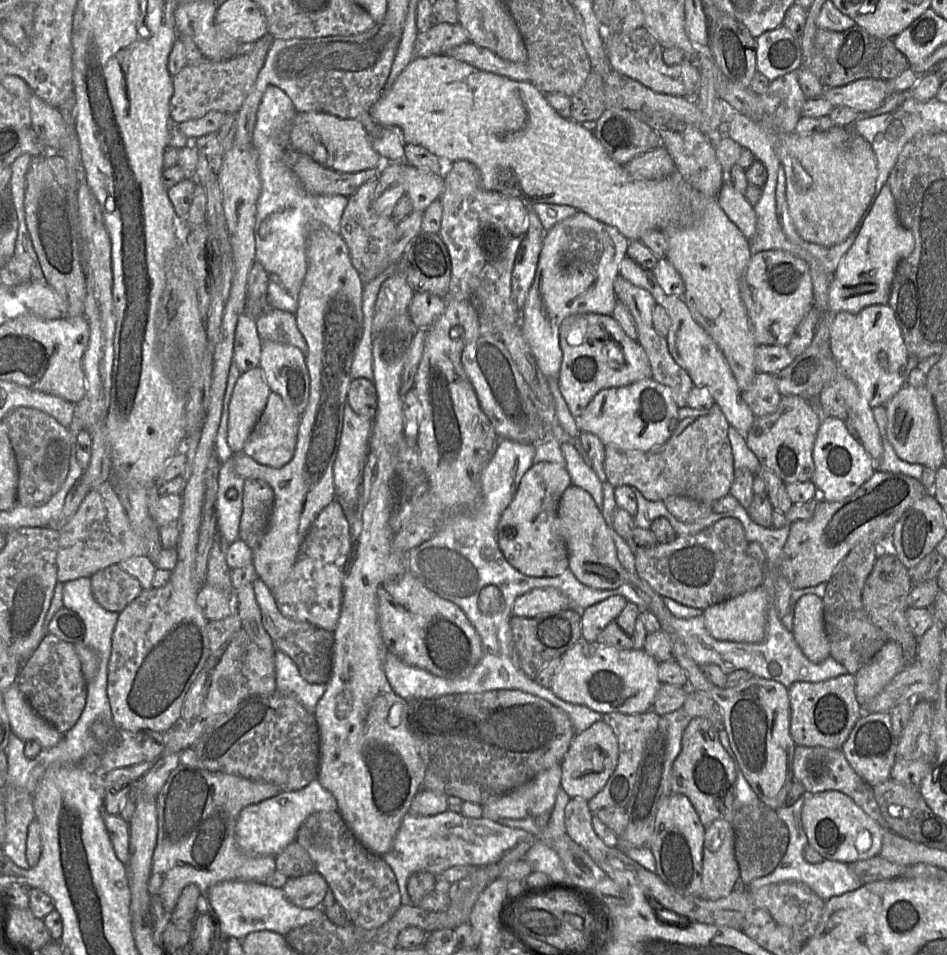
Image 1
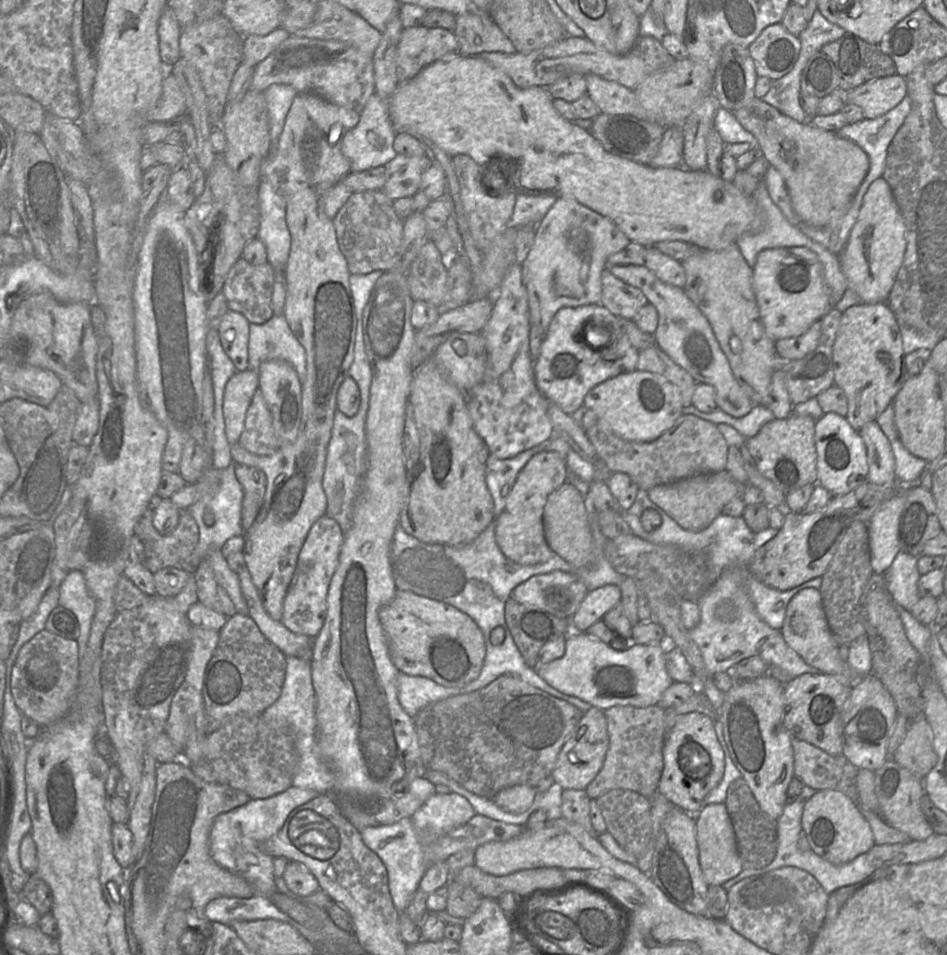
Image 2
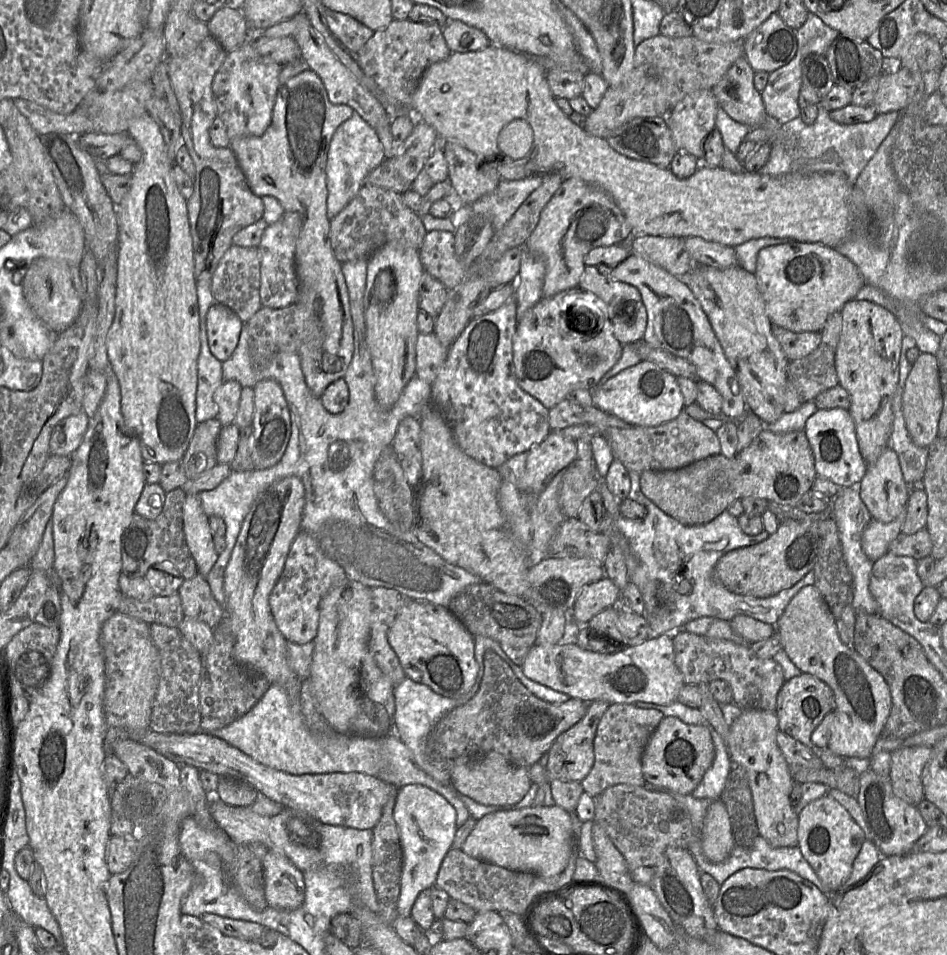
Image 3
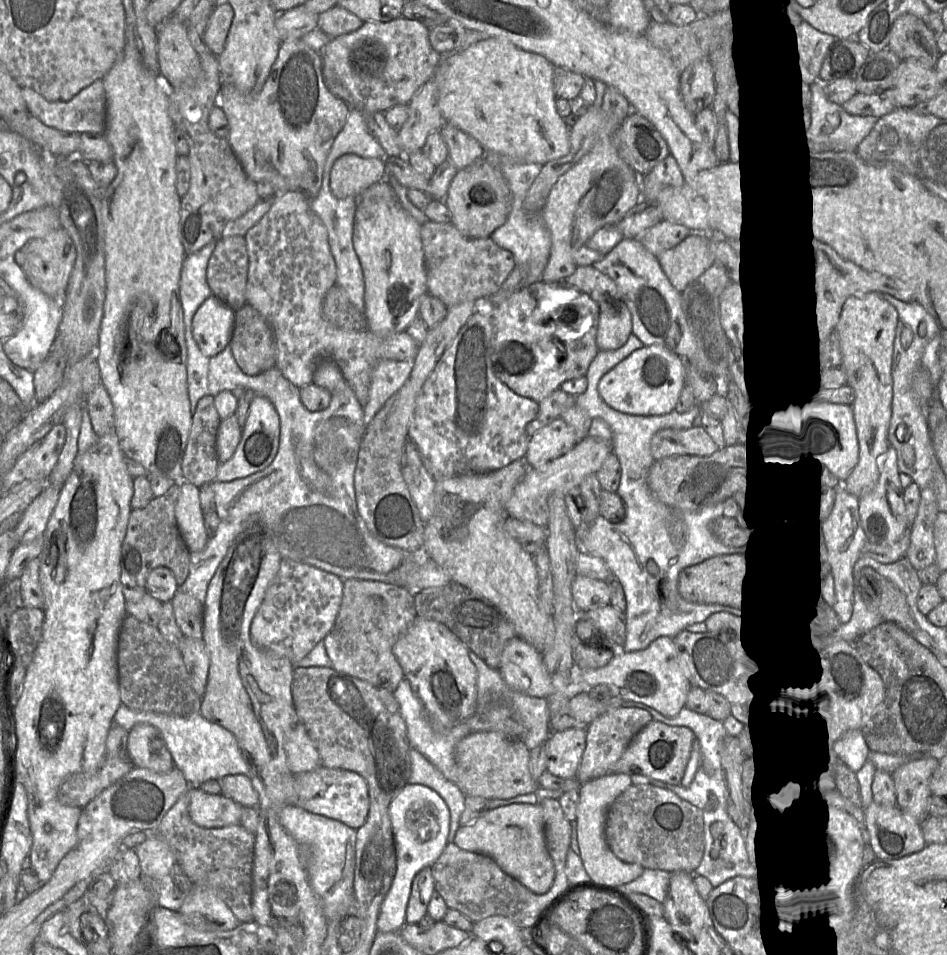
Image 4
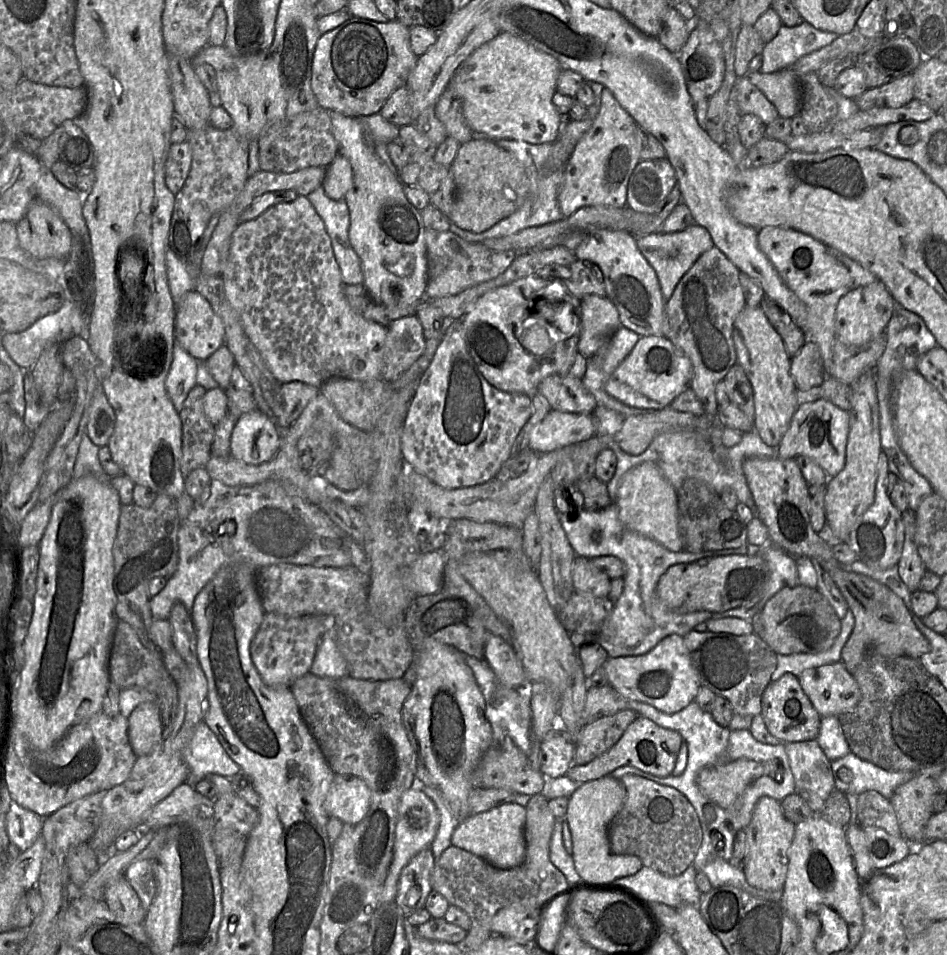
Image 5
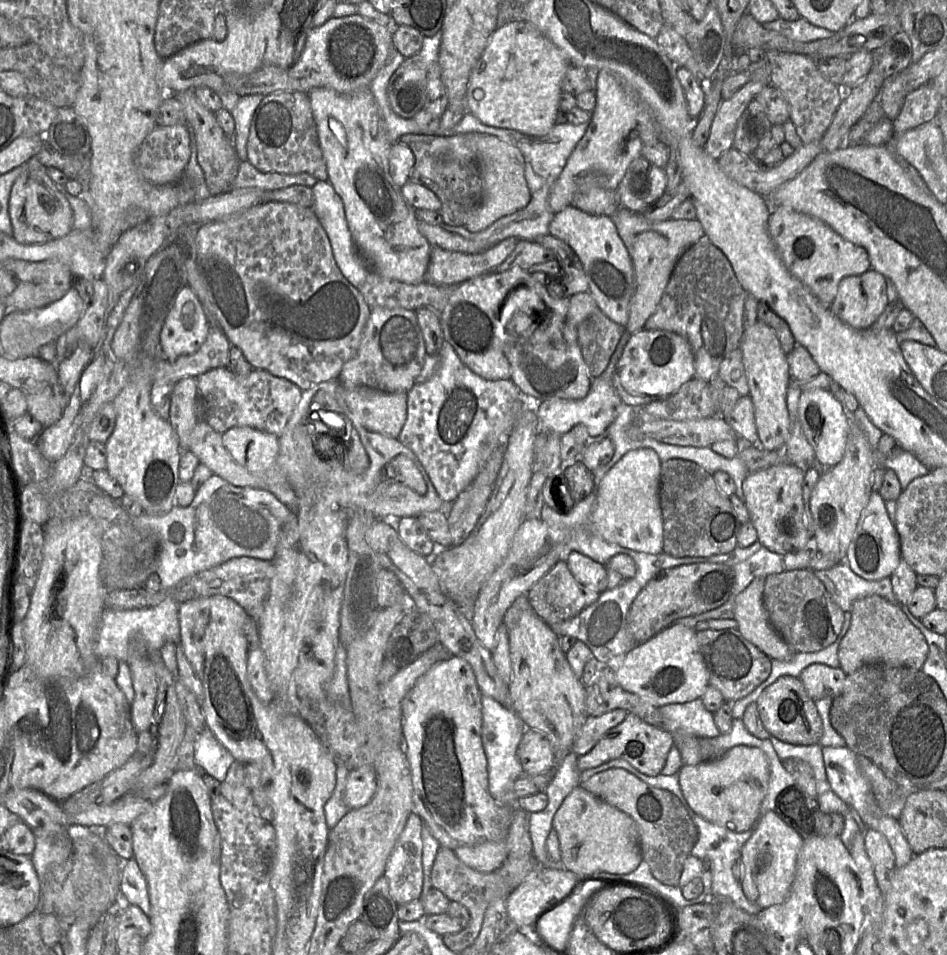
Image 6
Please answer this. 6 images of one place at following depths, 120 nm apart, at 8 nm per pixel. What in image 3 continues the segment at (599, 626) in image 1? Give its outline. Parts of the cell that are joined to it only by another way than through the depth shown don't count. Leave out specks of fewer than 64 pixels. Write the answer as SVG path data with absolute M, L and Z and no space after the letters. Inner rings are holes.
M607 577L584 586L578 594L574 607L573 618L582 626L600 611L619 604L620 590Z

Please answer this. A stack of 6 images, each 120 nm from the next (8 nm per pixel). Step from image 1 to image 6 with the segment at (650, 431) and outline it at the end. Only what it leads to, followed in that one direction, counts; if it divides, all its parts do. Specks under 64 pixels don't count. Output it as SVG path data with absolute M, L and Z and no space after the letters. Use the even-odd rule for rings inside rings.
M640 329L631 333L612 376L621 401L634 408L664 400L695 377L694 357L686 340L664 330Z

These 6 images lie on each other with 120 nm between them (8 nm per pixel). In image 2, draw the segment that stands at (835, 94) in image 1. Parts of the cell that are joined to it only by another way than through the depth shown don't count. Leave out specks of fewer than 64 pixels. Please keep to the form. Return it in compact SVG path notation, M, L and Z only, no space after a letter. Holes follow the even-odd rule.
M896 73L844 92L844 100L859 106L864 119L874 119L895 108L907 95L906 78Z

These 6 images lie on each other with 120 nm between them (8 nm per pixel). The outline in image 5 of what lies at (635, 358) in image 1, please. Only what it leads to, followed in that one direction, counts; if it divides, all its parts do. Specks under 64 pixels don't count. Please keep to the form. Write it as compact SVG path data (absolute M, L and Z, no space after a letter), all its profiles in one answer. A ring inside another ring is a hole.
M530 275L486 292L469 307L460 319L465 329L468 351L478 370L496 388L531 397L537 393L538 385L544 378L551 375L568 375L578 355L580 304L581 300L566 288L562 279L544 279L537 275ZM535 326L543 328L551 341L549 351L543 355L530 355L516 336L518 328L522 328L523 332L528 332Z

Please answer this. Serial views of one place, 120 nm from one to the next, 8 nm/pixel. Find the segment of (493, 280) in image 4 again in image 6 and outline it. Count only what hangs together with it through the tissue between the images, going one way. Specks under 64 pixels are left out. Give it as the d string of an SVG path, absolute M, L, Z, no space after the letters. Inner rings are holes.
M508 237L476 254L431 246L425 282L435 286L457 285L495 271L513 252L518 240L516 237Z

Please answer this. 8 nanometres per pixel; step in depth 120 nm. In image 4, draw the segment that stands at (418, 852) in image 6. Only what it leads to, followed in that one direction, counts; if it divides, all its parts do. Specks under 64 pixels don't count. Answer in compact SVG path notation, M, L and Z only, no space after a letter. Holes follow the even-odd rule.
M425 867L416 874L412 882L406 911L406 924L418 925L428 913L428 905L435 891L432 867Z

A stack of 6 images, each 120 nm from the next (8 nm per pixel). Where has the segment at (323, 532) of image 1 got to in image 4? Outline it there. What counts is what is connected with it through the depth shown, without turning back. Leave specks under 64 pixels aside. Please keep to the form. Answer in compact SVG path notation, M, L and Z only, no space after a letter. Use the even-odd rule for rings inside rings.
M283 559L278 573L251 625L251 637L260 648L289 659L294 666L308 655L333 629L342 602L344 580L313 566Z

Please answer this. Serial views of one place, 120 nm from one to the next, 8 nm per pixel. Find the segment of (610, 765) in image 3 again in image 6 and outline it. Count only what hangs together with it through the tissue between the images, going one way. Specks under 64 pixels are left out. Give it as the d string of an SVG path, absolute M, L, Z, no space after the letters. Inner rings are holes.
M615 709L600 716L586 716L573 746L573 752L578 756L588 753L610 729L623 722L628 714L624 709Z

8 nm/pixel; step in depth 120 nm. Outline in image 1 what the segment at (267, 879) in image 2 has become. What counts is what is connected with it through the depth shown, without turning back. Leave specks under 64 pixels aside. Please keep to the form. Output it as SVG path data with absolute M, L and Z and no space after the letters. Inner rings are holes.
M314 779L302 789L281 792L272 798L246 806L237 820L236 842L245 853L277 856L294 842L302 823L311 814L320 811L338 811L338 805L335 797L321 785L318 779Z

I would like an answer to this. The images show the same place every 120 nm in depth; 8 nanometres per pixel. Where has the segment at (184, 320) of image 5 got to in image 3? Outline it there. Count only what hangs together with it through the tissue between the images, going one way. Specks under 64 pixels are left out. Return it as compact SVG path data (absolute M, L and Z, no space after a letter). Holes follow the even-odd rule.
M213 304L205 319L208 346L220 361L231 357L235 351L244 323L229 307Z

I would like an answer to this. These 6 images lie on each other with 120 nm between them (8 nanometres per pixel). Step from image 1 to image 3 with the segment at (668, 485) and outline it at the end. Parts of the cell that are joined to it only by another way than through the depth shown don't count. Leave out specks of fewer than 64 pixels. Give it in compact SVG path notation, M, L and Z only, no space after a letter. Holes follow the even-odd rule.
M570 397L549 409L549 425L552 430L561 430L575 425L587 425L600 433L608 442L614 459L620 461L628 471L668 471L686 467L704 458L721 454L720 441L716 433L681 412L679 416L654 427L629 424L595 405L584 406Z

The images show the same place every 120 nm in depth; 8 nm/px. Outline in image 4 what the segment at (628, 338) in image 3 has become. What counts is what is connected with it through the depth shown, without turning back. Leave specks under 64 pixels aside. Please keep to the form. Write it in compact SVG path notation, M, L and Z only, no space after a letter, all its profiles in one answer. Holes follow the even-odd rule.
M607 298L599 303L596 344L599 351L621 347L632 334L632 318L627 305L620 299Z

